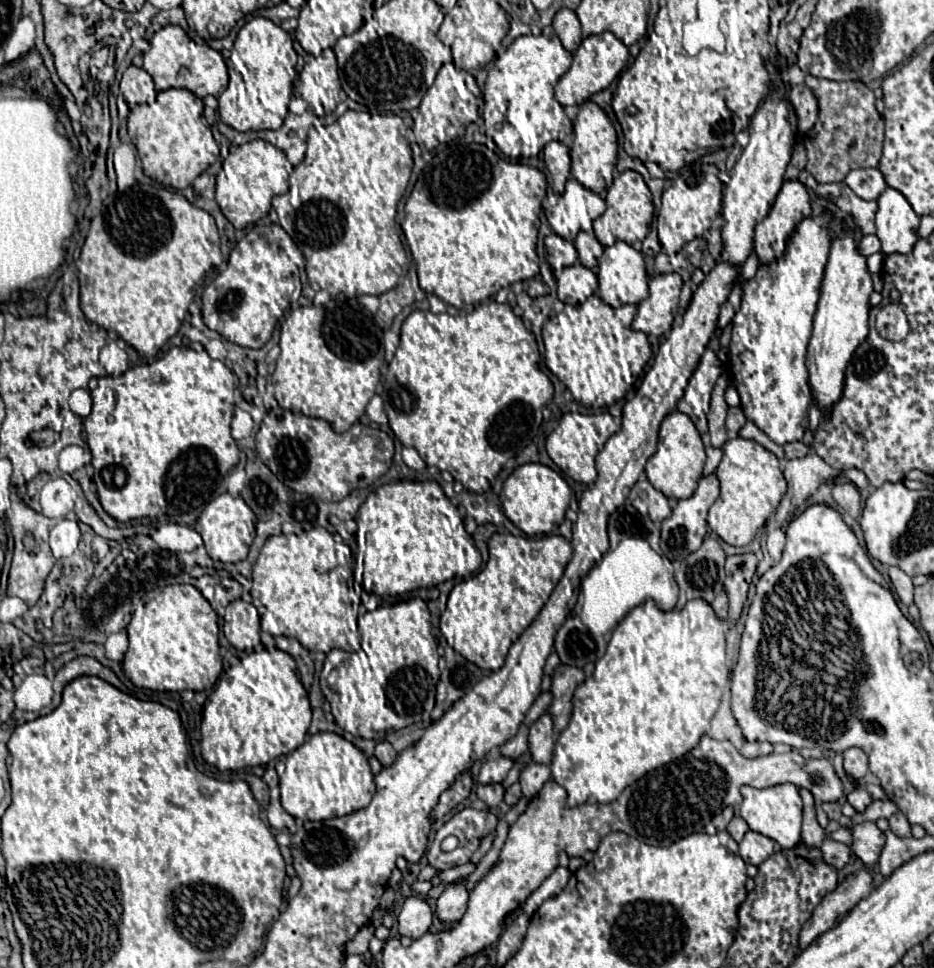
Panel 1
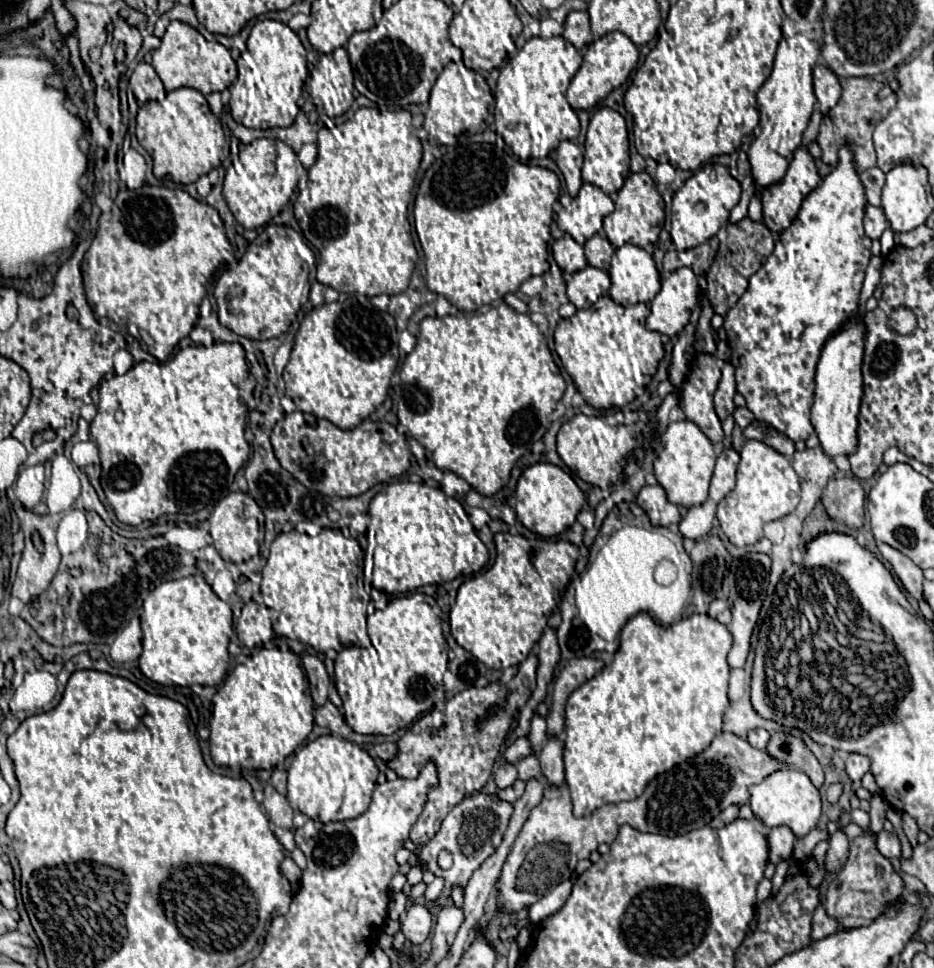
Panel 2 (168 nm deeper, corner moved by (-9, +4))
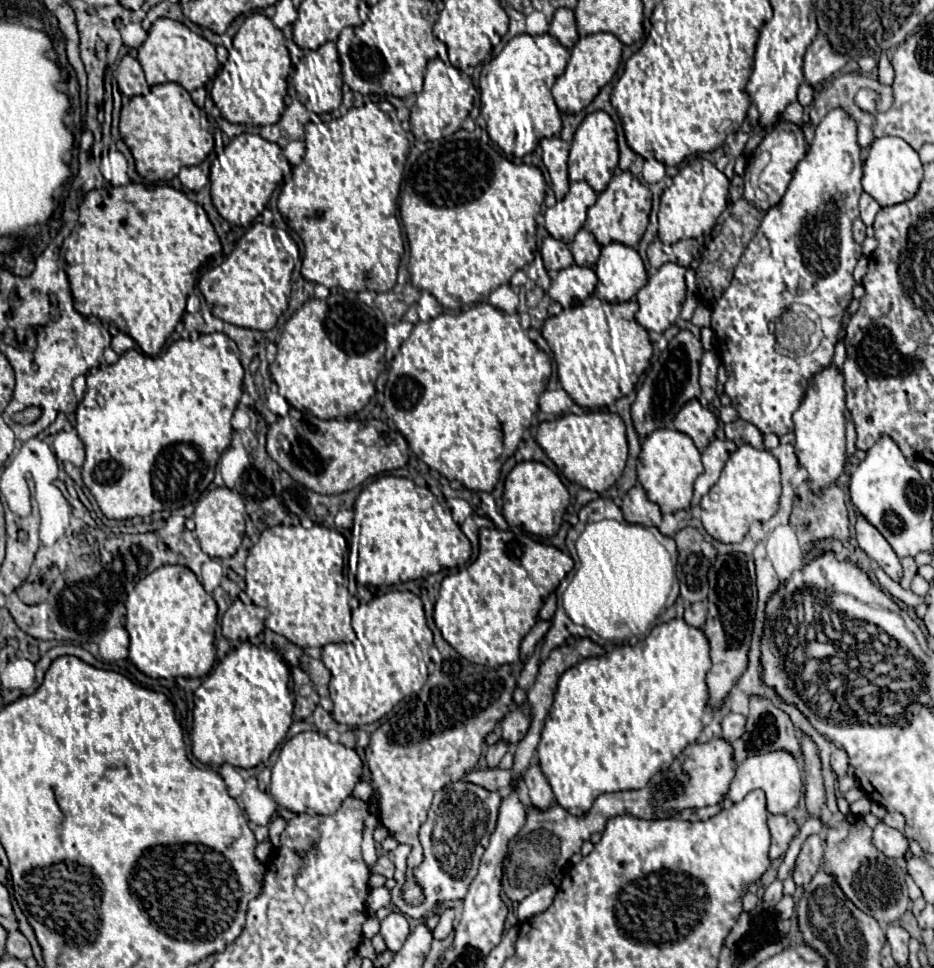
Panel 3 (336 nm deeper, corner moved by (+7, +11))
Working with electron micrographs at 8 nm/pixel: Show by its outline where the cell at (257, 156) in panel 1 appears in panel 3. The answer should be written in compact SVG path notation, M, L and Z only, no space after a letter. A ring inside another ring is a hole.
M240 134L230 140L224 154L232 168L221 168L218 160L211 163L210 192L218 214L236 226L248 226L266 208L274 188L282 182L292 167L278 144L272 144L256 134Z

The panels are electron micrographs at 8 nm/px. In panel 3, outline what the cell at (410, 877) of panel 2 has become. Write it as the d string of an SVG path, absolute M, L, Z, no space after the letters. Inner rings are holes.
M380 856L380 858L378 858L378 864L374 866L372 872L374 872L374 874L382 874L382 876L386 876L386 878L392 878L394 872L396 872L396 866L392 864L392 860L390 860L388 856Z

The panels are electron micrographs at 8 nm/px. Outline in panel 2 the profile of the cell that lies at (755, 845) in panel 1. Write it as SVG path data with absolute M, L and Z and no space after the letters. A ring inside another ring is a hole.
M772 827L768 831L768 843L770 843L770 863L778 865L780 861L788 861L794 851L796 835L790 827Z

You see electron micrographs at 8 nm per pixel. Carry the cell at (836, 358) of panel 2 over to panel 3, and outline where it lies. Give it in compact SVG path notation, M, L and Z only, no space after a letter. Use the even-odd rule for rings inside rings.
M830 364L812 376L800 408L794 412L794 434L796 434L796 456L800 464L808 470L808 478L814 492L820 492L824 486L836 482L846 464L846 390L842 372Z

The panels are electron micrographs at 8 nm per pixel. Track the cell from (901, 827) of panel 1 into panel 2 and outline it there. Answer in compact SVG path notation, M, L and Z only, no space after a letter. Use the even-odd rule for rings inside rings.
M902 815L902 829L904 829L904 835L908 837L908 841L912 843L912 845L916 845L916 835L918 835L918 825L916 825L916 821L910 817L910 815Z

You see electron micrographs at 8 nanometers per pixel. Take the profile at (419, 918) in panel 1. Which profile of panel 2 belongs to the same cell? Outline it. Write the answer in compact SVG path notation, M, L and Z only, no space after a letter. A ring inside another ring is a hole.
M412 905L408 913L402 917L402 933L412 945L422 945L430 933L432 917L426 907Z

